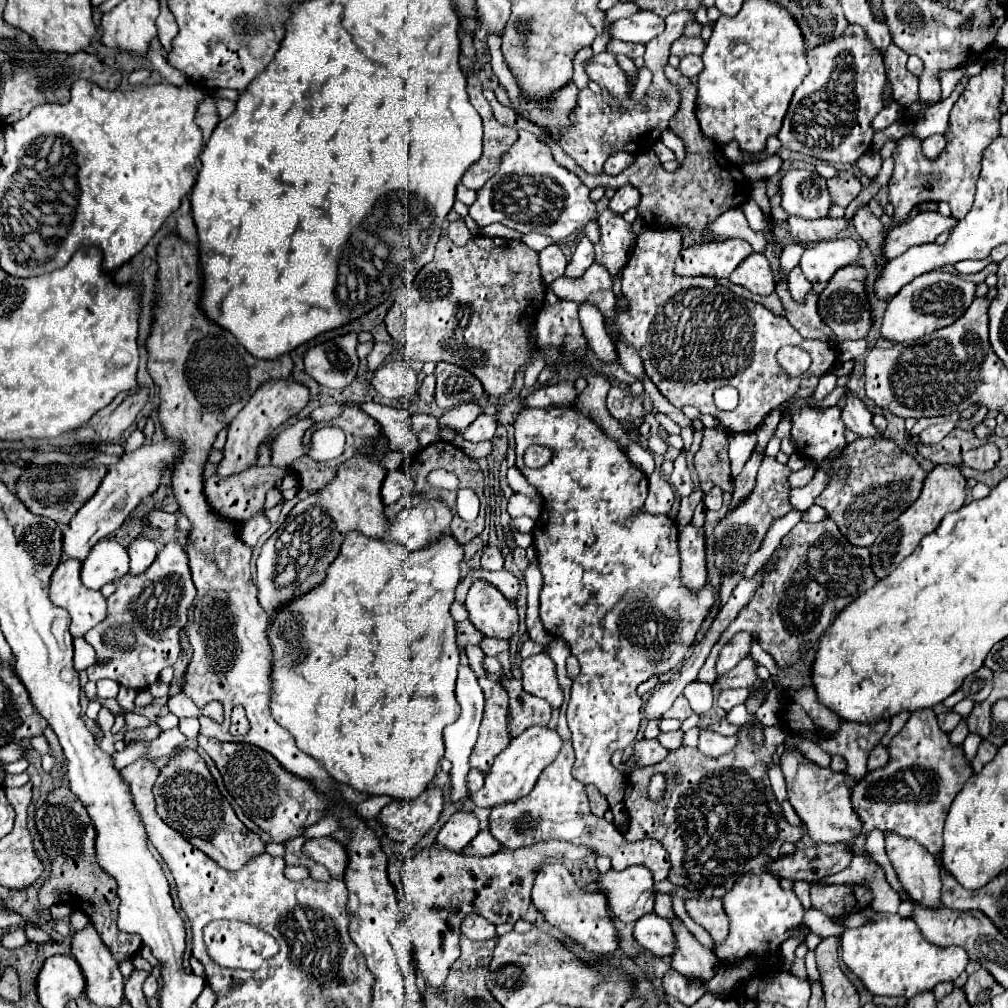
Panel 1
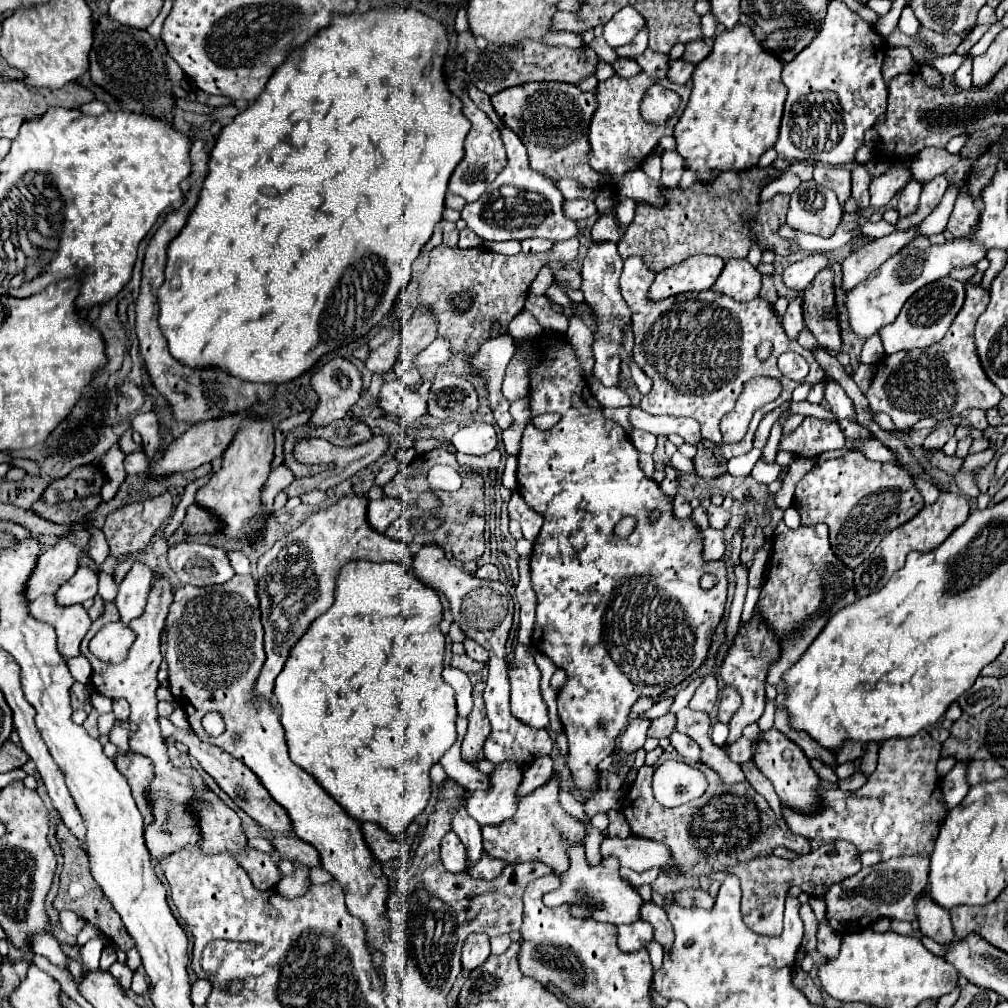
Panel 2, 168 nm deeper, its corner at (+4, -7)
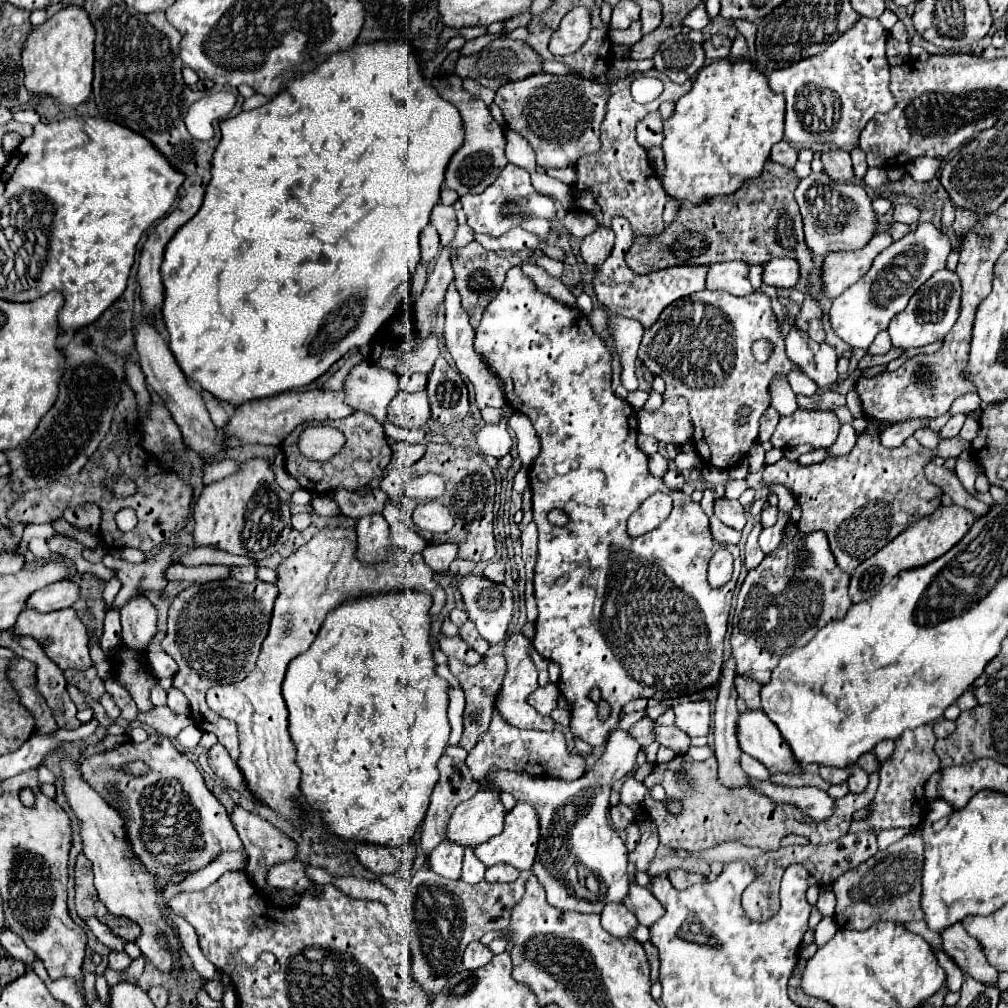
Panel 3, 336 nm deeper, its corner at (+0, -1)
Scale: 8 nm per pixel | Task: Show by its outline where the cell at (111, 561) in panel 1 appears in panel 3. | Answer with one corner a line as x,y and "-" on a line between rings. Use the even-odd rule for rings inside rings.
57,581
29,595
27,607
39,613
71,607
79,597
79,587
73,581

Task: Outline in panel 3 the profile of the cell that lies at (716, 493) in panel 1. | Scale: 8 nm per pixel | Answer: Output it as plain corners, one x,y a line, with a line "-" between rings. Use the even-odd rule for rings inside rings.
721,497
715,501
715,515
729,527
741,531
747,523
747,513
739,501
731,501
727,497

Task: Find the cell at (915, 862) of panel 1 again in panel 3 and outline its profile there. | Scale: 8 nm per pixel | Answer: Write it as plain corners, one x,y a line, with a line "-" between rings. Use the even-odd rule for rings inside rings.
953,925
947,927
943,933
943,951
975,981
987,983
987,985
995,985
999,971
993,969
985,955
983,949
979,945
977,939
969,937
969,933
965,933
963,925

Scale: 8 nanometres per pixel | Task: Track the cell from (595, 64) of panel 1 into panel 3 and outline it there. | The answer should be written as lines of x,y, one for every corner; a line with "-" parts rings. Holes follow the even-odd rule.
503,37
503,39
495,39
483,51
479,51
471,57
459,57
459,61
455,65
455,75
459,75
461,79
473,79
495,91
495,89
499,89
499,85
505,85
507,81
519,81
523,77
529,77
529,73
539,73
541,61
543,59
525,41
515,41
511,37

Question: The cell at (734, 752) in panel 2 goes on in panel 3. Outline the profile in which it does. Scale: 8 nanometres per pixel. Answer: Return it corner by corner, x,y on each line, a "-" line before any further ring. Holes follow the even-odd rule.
729,655
729,659
723,665
723,673
721,673
721,681
719,681
719,695
717,695
715,713
713,713
713,735
715,735
713,749
715,749
715,757
719,761
719,781
727,789
739,789
739,787
749,785
749,777
739,765
741,749
739,749
739,743
737,743
737,707
735,707
737,691
735,691
735,685
733,685
735,677
737,677
737,671
735,671
735,665
733,665
733,657

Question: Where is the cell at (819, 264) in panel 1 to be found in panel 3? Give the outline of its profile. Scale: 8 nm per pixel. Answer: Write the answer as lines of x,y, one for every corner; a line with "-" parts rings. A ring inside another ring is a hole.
777,257
765,263
761,281
771,287
793,287
799,281
799,263
789,257

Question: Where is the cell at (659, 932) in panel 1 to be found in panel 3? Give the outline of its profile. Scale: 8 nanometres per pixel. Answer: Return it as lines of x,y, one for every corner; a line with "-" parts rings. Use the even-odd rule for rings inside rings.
623,903
605,905
605,909
601,911
601,925
615,937
627,937
637,927
637,917
629,913

